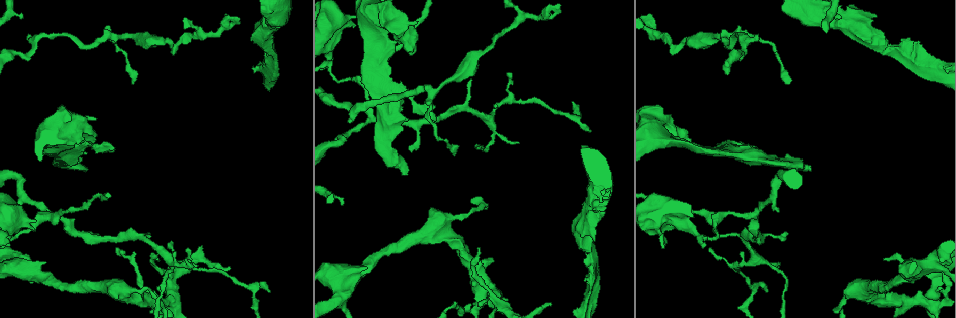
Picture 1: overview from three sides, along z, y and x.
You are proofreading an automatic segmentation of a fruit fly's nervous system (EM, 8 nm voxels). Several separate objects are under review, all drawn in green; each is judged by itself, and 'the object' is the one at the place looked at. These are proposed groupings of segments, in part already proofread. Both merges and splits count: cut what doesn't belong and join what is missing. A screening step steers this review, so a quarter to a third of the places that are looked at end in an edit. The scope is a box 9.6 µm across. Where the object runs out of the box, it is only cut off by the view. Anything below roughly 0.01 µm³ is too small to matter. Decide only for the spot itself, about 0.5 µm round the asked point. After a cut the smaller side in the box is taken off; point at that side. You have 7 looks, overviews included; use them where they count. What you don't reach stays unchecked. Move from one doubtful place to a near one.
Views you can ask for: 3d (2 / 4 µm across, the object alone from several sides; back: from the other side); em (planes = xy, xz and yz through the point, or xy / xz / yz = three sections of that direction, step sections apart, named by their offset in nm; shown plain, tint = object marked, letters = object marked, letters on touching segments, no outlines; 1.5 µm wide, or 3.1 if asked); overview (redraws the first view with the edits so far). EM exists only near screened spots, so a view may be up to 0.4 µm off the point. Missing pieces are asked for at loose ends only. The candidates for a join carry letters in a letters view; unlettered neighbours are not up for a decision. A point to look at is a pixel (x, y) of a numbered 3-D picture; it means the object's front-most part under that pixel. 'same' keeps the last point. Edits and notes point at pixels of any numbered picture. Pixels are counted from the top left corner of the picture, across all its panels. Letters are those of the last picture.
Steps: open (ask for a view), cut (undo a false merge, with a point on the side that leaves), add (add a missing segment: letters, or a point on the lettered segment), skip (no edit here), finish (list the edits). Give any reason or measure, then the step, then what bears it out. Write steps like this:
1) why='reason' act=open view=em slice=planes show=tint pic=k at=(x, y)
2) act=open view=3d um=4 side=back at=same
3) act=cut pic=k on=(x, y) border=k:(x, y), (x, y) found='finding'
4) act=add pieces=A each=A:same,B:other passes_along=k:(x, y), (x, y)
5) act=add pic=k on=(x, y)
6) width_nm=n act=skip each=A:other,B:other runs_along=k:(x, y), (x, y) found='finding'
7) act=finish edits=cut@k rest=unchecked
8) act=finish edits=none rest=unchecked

why='three arms meet' act=open view=3d um=4 side=back pic=1 at=(113, 38)

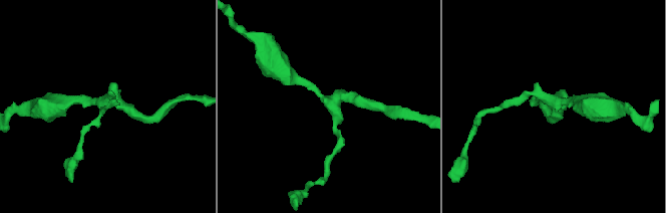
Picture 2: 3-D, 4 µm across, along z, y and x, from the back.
arms=3 why='need the tissue' act=open view=em slice=planes show=letters pic=2 at=(103, 102)

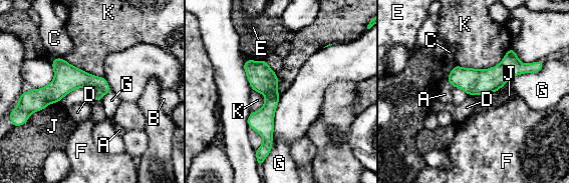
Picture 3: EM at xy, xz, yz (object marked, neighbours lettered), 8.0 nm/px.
width_nm=80 longest_contact=K:480nm act=skip each=A:other,B:other,C:other,D:other,E:other,F:other,G:other,J:other,K:other found='all the same neuron'

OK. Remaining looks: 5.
why='free end' act=open view=3d um=4 side=back pic=1 at=(756, 37)

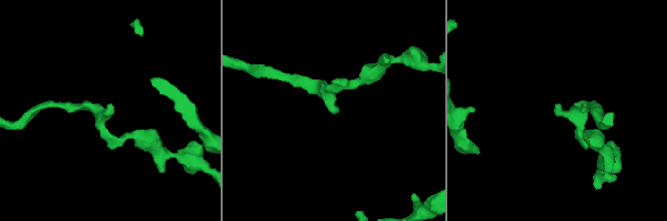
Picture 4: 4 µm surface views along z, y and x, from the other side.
why='need the tissue' act=open view=em slice=planes show=letters pic=4 at=(109, 104)

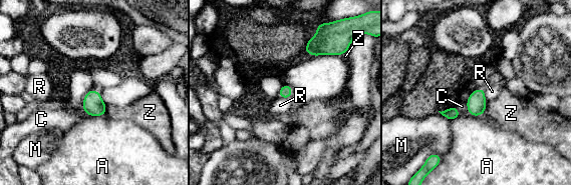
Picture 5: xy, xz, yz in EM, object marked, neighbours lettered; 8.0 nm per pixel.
width_nm=100 act=skip each=A:other,C:other,M:other,R:other,Z:other border=5:(484, 89), (484, 97), (487, 101) found='no lettered segment goes on from it'

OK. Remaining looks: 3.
why='thin end' act=open view=3d um=2 pic=1 at=(229, 266)

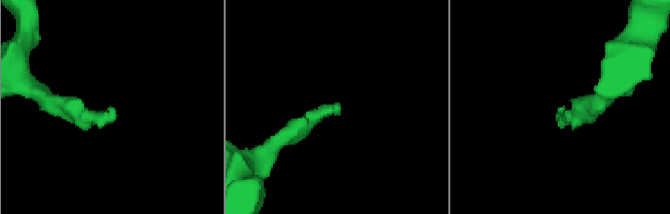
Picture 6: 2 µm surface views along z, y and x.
act=open view=em slice=planes show=letters pic=6 at=(336, 104)

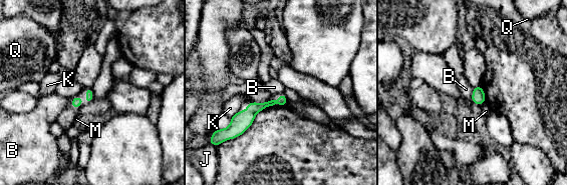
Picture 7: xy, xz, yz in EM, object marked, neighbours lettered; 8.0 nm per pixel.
act=skip each=B:other,J:other,K:other,M:other,Q:other runs_along=7:(284, 99), (256, 107), (232, 129) found='none of them fits'

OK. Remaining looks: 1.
act=finish edits=none rest=unchecked

